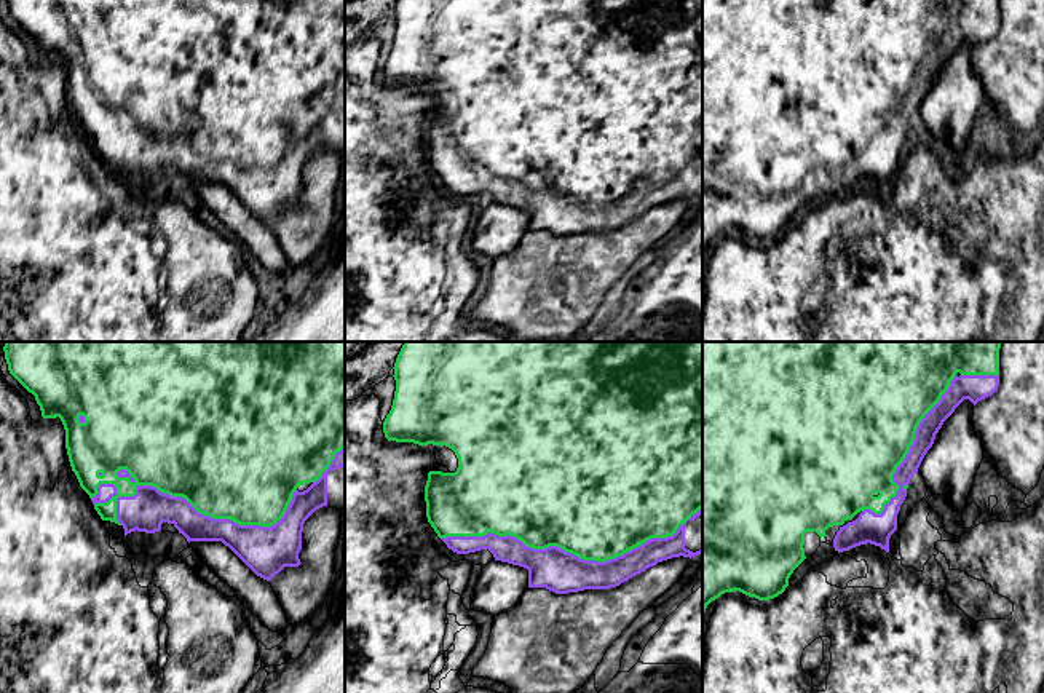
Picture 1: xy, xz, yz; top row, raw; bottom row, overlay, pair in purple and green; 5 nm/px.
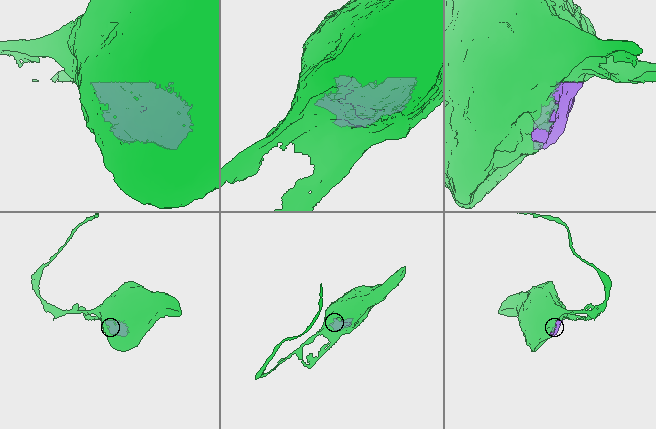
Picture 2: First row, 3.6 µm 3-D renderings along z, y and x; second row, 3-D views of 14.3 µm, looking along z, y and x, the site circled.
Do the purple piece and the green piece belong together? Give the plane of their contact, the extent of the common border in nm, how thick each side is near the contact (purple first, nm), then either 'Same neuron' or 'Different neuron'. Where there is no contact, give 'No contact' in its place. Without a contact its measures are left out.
Touches purple in xy. Shared border 1050 nm. Thickness 200 nm (purple) against 500 nm. Same neuron

